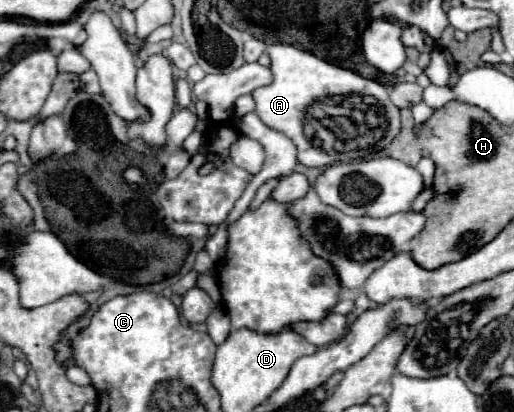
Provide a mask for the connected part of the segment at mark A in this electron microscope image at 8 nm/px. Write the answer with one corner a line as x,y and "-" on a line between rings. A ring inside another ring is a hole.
271,44
267,48
267,54
271,58
271,70
273,70
273,84
269,86
263,86
263,88
257,88
253,92
253,98
255,98
255,114
273,130
279,130
283,132
285,136
289,136
293,140
293,144
297,146
297,160
309,168
319,168
319,166
329,166
333,162
339,162
339,160
347,160
347,158
359,158
359,154
327,154
323,152
321,148
315,148
311,144
311,140
307,140
307,136
303,136
303,120
305,120
305,114
307,114
307,106
311,106
315,100
321,100
328,96
335,95
371,95
377,100
383,100
383,104
387,104
387,110
389,110
389,116
391,116
391,124
387,126
387,140
381,140
375,148
371,150
383,150
399,132
401,132
401,110
391,104
391,98
389,98
389,92
383,84
375,82
375,80
369,80
369,78
363,78
359,76
357,72
353,70
347,70
347,68
339,68
335,64
329,64
321,58
317,58
315,54
311,52
305,52
305,50
299,50
295,46
287,46
287,44

